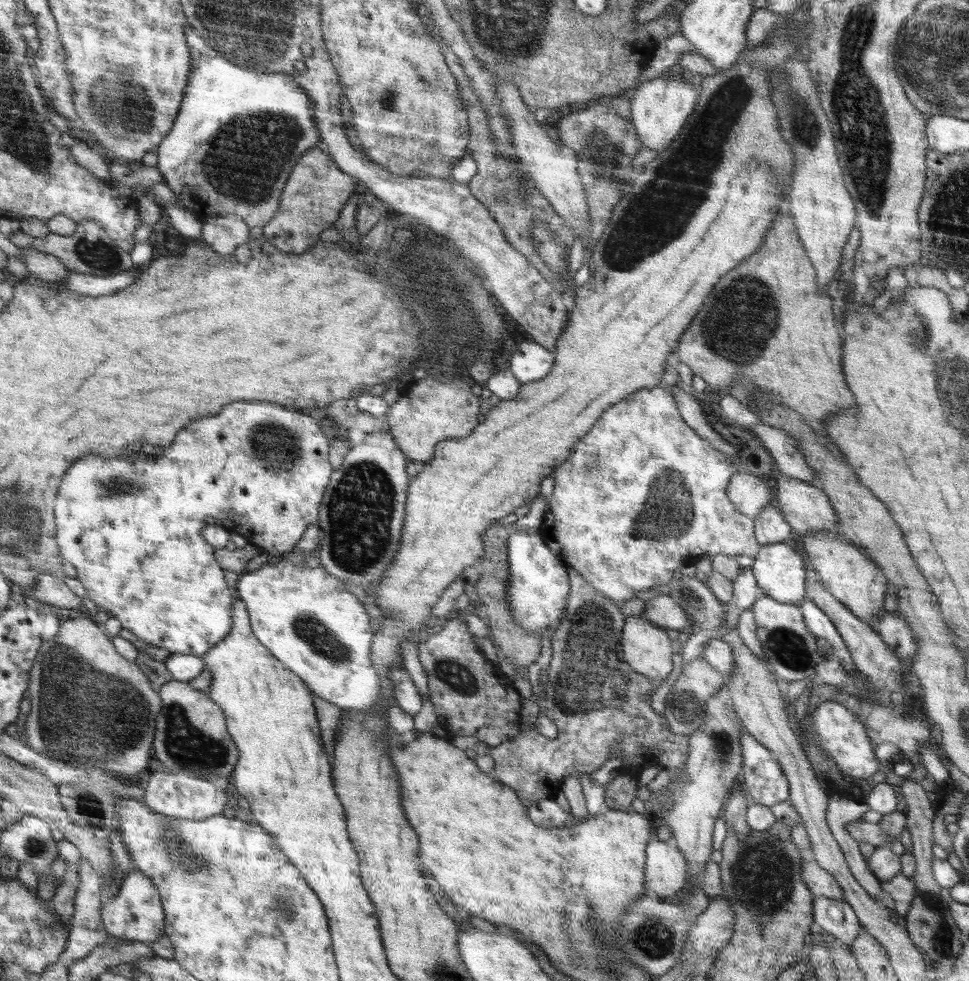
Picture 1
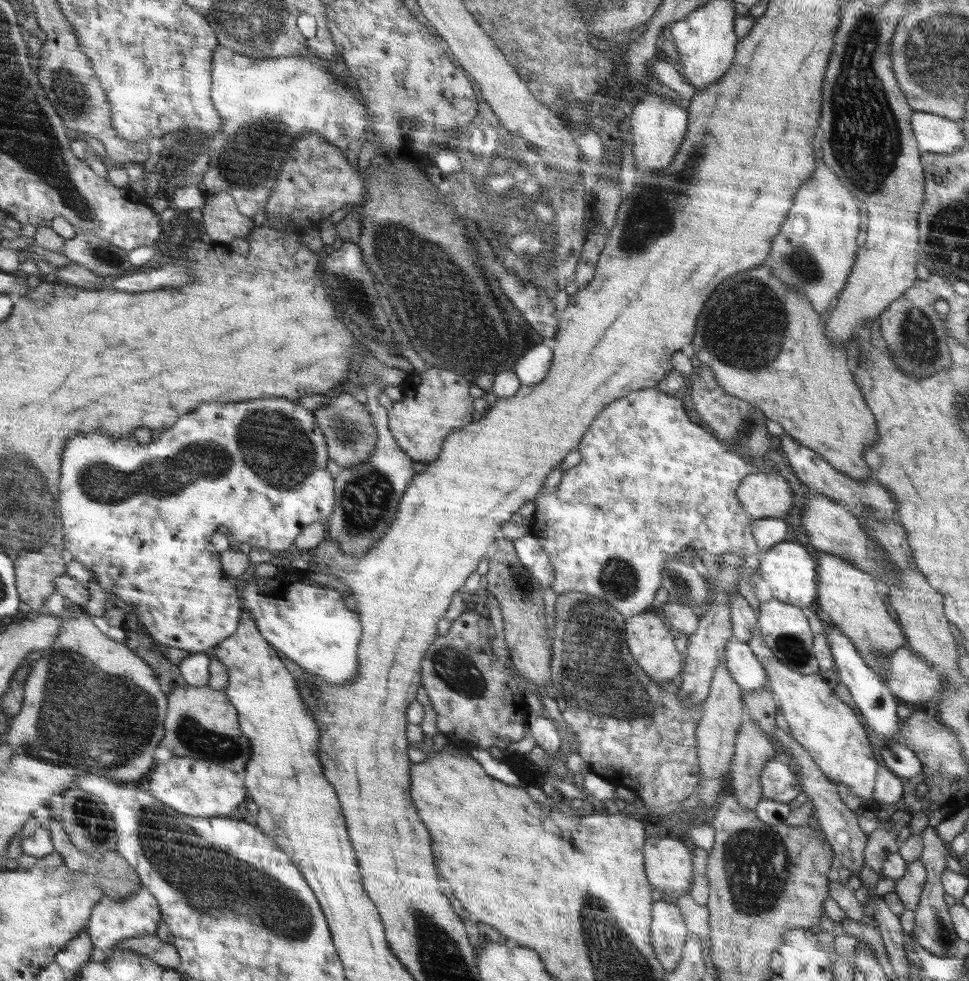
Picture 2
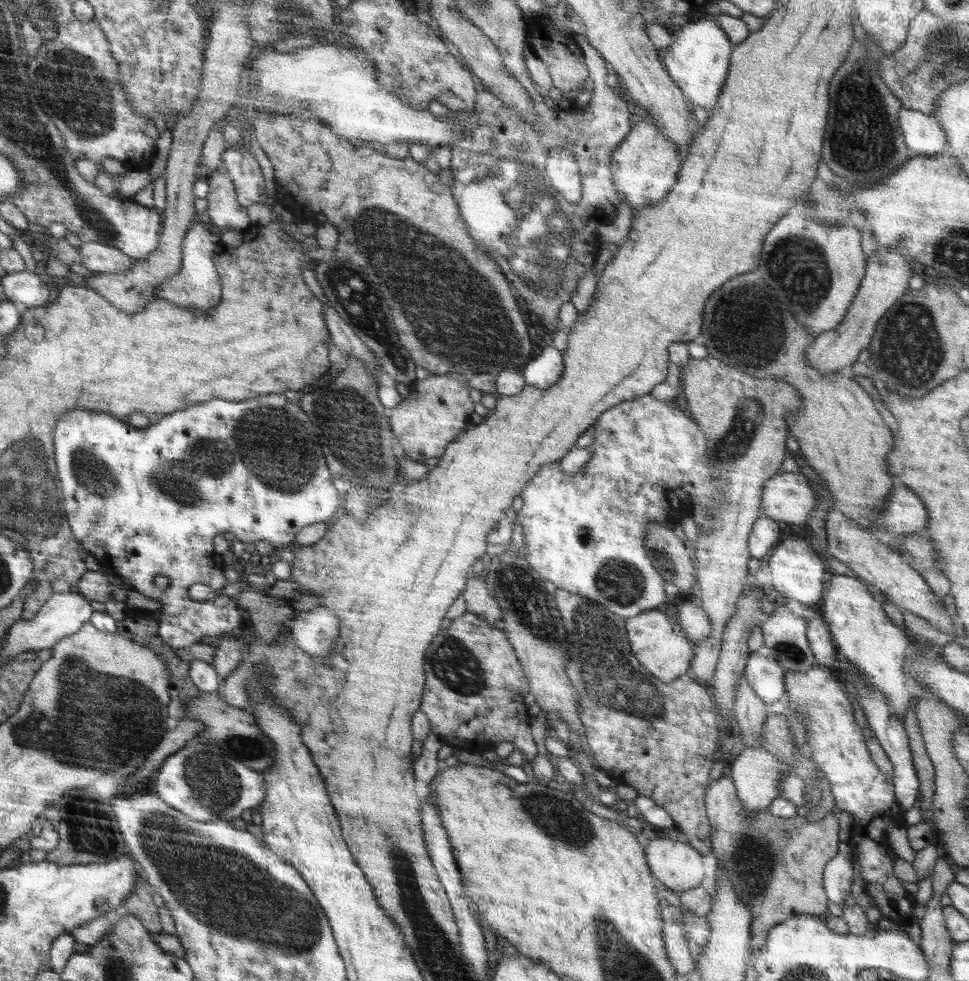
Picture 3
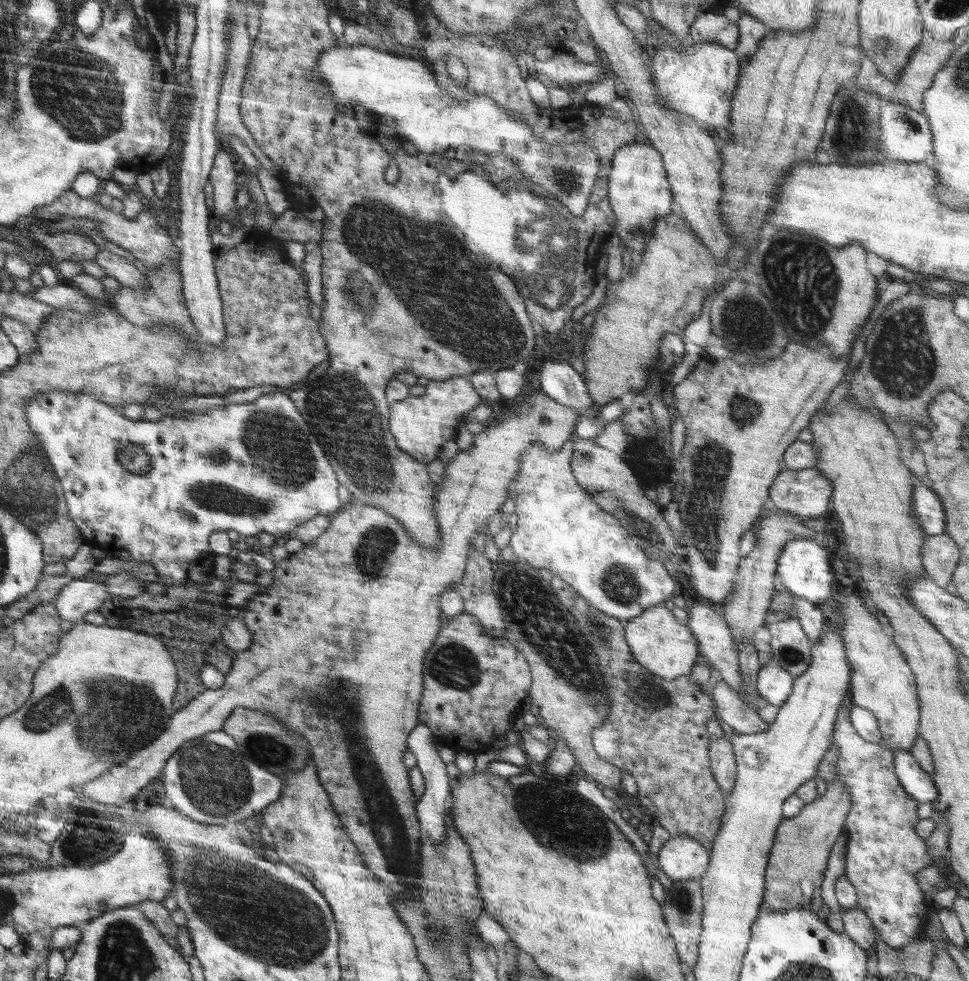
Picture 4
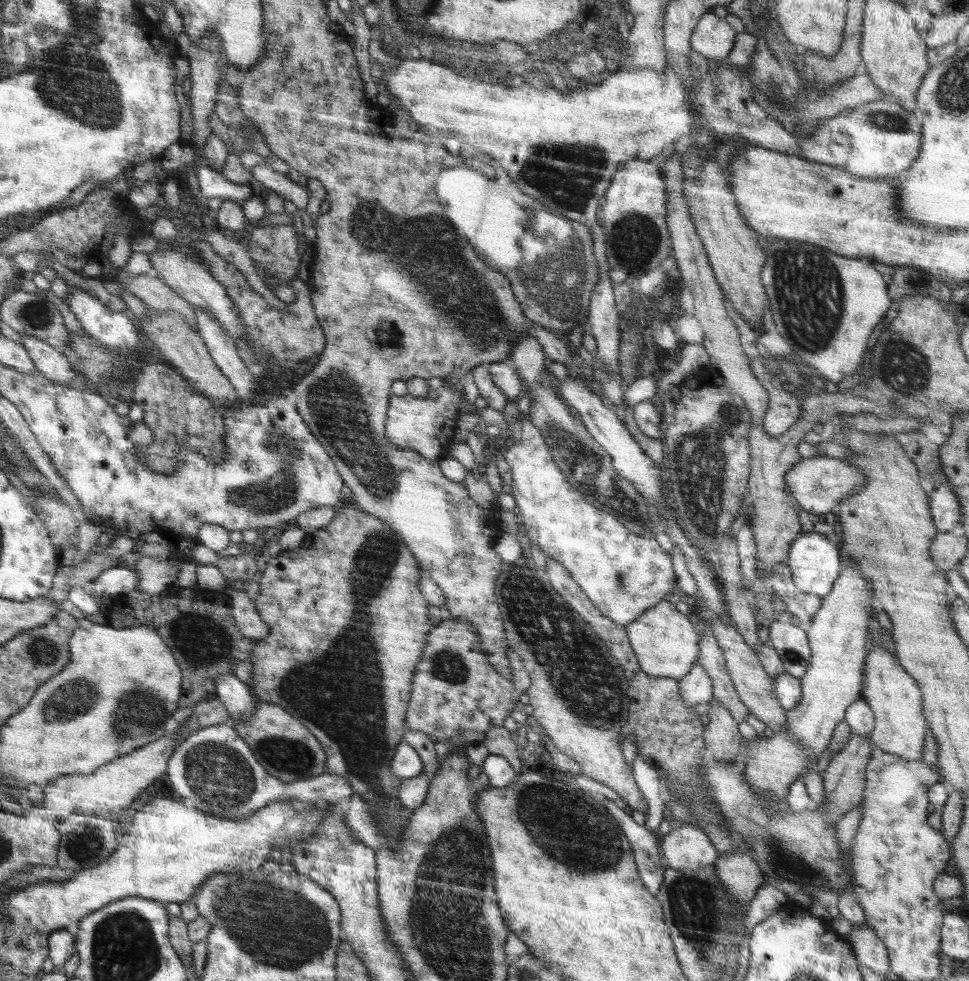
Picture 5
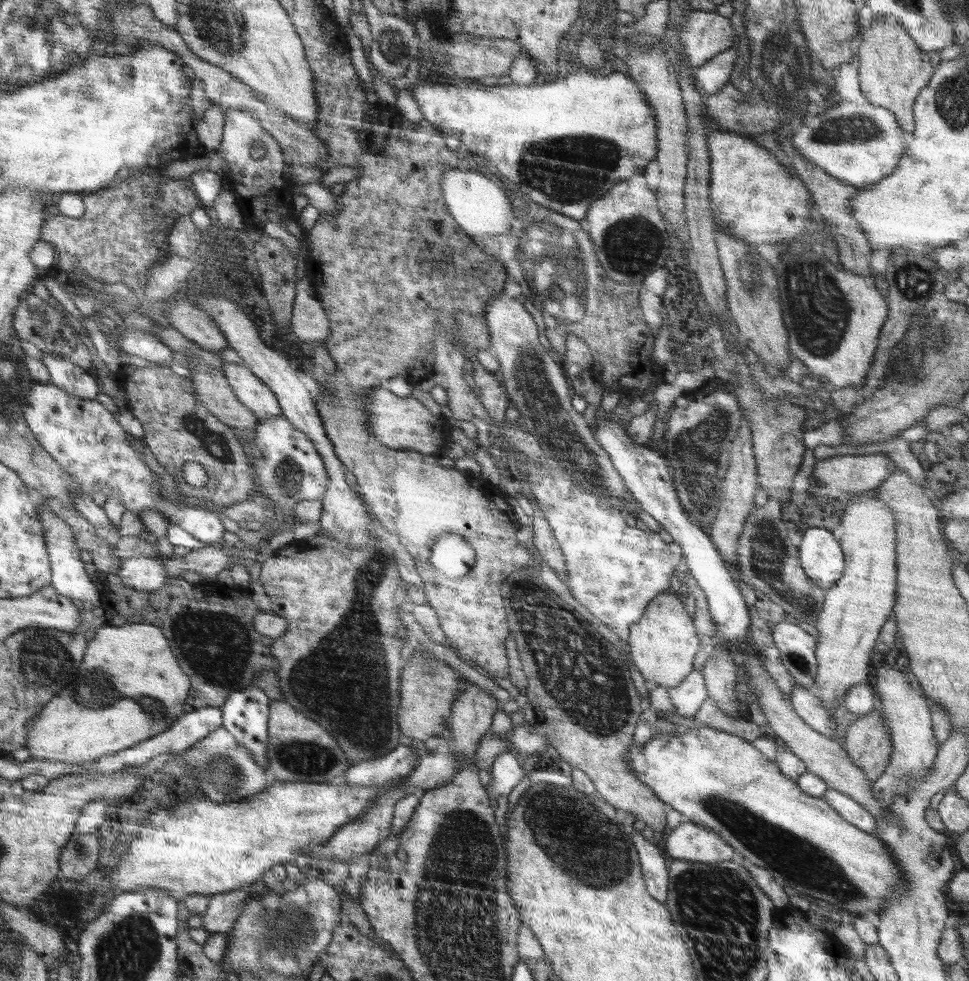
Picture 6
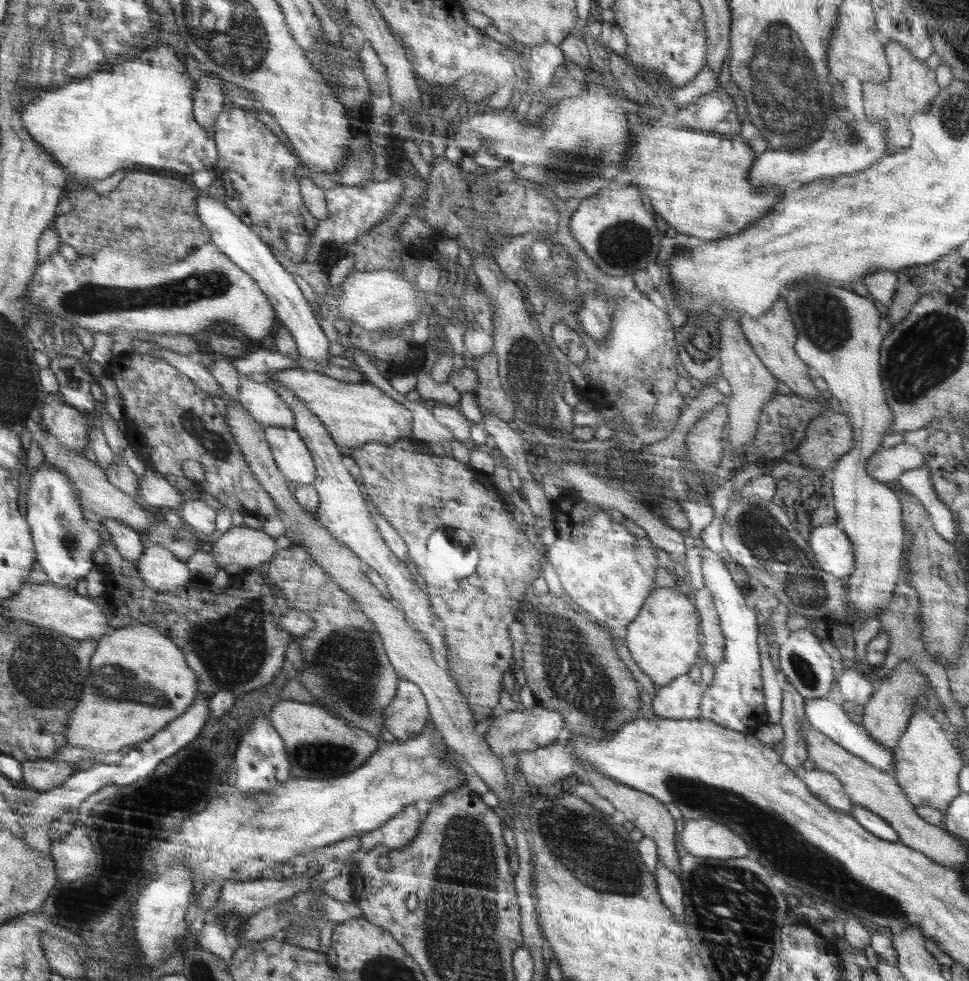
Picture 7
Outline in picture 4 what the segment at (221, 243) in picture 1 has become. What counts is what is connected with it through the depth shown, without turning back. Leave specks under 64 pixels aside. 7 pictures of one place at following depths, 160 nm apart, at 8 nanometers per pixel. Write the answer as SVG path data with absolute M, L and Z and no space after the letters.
M222 148L217 152L213 171L209 174L209 182L213 184L214 218L234 219L236 214L237 187L235 180L239 175L234 170L234 159Z

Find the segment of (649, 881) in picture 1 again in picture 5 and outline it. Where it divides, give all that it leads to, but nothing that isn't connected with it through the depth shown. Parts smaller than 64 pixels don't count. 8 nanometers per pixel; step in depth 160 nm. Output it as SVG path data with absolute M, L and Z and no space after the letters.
M684 824L672 828L666 836L660 838L659 848L661 849L661 854L665 859L666 865L674 870L680 870L682 868L696 870L698 864L712 865L720 856L716 845L713 844L712 837L692 824Z

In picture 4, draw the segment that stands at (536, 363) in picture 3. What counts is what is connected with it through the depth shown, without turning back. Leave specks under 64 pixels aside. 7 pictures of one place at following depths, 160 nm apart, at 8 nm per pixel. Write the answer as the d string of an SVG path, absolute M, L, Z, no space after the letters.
M548 360L538 370L540 391L560 404L579 410L580 416L597 419L600 408L589 397L584 378L565 360Z

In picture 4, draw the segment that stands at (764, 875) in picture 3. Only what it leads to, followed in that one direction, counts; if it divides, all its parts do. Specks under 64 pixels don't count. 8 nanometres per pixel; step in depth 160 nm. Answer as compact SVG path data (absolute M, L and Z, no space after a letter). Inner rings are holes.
M724 736L711 742L711 760L713 776L722 786L722 793L727 798L732 794L737 778L737 762L733 753L732 743ZM839 778L829 784L826 794L806 806L789 819L782 819L776 827L774 844L769 852L766 867L765 893L762 907L771 911L787 911L790 909L810 909L818 913L823 904L821 897L822 881L828 866L828 859L836 839L842 834L847 814L852 806L852 797L844 782ZM801 880L808 880L813 884L812 900L808 902L802 894Z

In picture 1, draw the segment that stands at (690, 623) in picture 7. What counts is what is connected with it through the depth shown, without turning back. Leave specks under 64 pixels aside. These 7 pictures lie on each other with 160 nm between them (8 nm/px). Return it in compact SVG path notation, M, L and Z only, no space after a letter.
M626 618L626 634L622 635L625 656L630 668L637 670L644 677L653 681L662 681L672 672L672 648L670 640L662 627L652 626L652 622L644 618Z

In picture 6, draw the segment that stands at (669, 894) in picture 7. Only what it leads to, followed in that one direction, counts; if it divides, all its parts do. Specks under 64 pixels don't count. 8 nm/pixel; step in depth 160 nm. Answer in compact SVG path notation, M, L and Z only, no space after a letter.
M635 828L633 832L633 843L636 844L641 855L641 873L648 891L652 896L656 896L664 904L668 896L669 871L665 863L665 854L662 853L653 840L646 839L640 831Z

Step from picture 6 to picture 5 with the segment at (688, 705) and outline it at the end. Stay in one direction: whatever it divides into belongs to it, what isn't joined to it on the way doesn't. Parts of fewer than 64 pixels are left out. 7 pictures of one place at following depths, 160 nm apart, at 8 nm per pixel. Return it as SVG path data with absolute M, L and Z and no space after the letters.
M700 664L678 680L678 690L686 705L708 703L713 698L713 683Z

